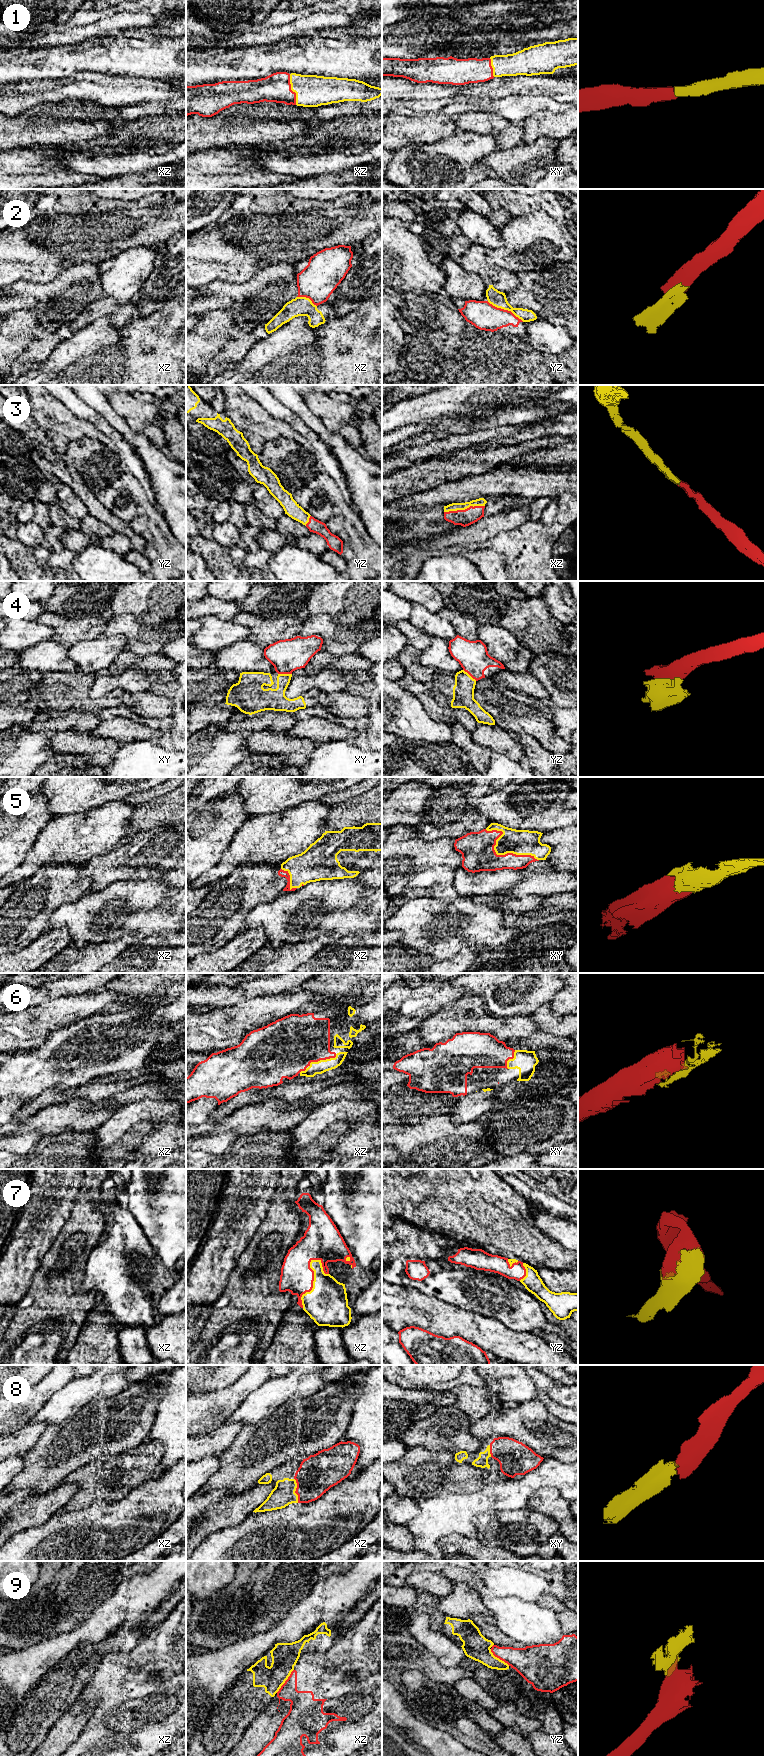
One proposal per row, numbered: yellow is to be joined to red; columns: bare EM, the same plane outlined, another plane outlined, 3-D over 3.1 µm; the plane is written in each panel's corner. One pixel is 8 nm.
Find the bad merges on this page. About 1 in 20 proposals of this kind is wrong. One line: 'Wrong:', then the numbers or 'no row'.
Wrong: 2, 4, 9

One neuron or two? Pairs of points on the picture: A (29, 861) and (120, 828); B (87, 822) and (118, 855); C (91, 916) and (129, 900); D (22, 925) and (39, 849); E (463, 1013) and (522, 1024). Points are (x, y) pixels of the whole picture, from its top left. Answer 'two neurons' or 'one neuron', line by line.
A: one neuron
B: two neurons
C: one neuron
D: two neurons
E: one neuron

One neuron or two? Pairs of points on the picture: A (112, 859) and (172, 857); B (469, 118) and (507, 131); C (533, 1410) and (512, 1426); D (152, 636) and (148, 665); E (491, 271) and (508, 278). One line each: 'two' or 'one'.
A: one
B: one
C: one
D: two
E: one

